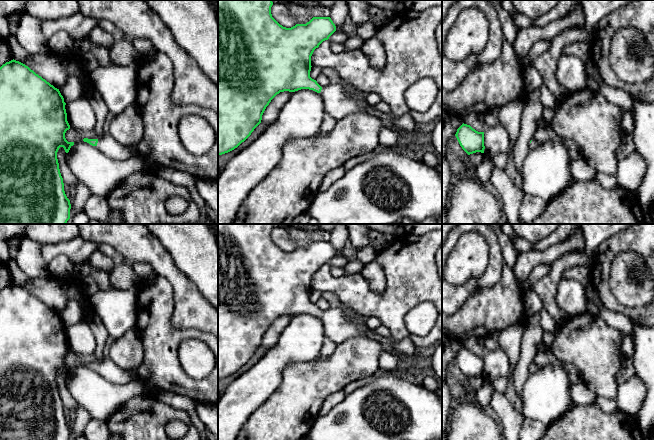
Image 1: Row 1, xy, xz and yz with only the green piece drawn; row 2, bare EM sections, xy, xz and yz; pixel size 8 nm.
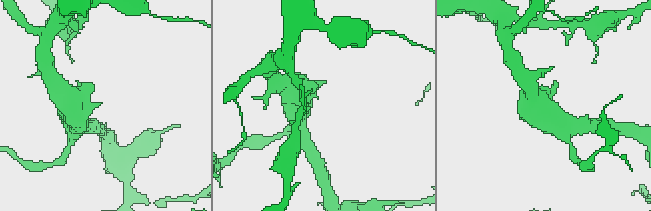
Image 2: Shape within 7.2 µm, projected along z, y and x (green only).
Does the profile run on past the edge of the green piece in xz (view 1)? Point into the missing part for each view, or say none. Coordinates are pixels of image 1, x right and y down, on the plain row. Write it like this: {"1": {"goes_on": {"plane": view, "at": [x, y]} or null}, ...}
{"1": {"goes_on": {"plane": "xz", "at": [337, 326]}}}

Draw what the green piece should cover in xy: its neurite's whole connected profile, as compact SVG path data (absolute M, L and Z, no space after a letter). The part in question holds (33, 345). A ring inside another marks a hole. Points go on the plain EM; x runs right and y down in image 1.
M11 284L0 291L0 440L70 440L71 428L64 415L57 376L63 371L68 377L74 366L68 366L65 357L70 353L65 333L66 327L59 313L55 312L25 288Z

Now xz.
M218 224L218 379L234 374L244 366L261 347L271 324L284 315L309 313L320 317L325 335L336 345L351 337L366 336L380 342L385 350L392 351L391 338L381 336L368 327L360 327L347 318L341 307L322 312L310 301L314 274L336 255L331 242L313 241L306 248L286 252L272 241L272 229L272 224Z

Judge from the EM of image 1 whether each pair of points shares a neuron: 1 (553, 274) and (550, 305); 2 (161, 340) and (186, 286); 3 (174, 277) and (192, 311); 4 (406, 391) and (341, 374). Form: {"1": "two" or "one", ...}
{"1": "one", "2": "two", "3": "one", "4": "two"}

